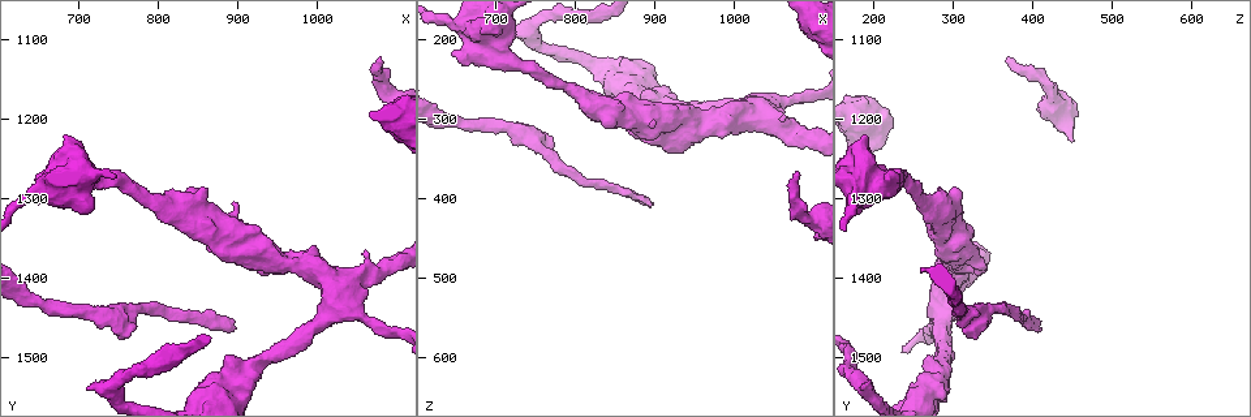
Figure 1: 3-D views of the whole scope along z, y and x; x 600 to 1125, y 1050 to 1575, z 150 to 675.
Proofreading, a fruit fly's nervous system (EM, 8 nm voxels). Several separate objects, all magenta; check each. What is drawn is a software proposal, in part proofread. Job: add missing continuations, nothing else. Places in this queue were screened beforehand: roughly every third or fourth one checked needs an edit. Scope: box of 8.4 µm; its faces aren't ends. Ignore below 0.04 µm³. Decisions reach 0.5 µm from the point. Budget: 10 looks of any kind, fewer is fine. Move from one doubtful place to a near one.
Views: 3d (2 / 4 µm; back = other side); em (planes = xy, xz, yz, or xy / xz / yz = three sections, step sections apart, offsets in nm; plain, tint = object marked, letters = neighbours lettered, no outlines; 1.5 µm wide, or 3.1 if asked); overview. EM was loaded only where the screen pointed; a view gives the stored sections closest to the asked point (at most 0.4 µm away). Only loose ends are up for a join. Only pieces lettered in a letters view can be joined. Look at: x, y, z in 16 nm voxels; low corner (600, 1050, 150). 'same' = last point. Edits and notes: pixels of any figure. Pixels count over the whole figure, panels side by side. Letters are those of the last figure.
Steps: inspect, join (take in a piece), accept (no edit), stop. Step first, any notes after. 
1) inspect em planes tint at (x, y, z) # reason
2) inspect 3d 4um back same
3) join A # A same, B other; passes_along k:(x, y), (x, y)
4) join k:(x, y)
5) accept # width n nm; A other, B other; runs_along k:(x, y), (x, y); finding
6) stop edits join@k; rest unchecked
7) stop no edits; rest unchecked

inspect 3d 2um at (1060, 1370, 300) # stops while still wide

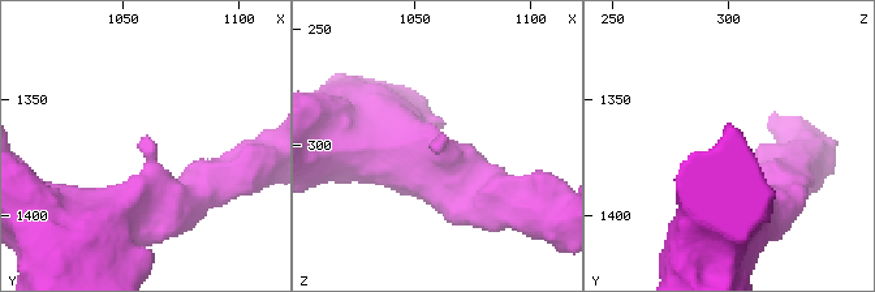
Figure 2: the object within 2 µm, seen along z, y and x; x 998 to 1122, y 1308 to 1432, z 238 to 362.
inspect em xy step 4 plain at (1060, 1368, 301) # shape alone is not enough

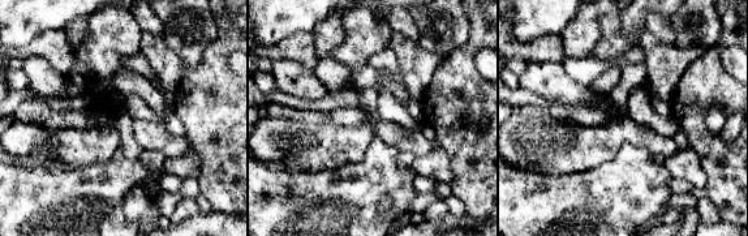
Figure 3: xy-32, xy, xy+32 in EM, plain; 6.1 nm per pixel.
inspect em xy step 4 letters same

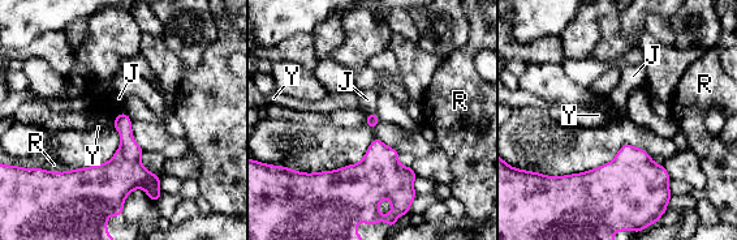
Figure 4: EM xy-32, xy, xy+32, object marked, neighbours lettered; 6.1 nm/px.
accept # J other, R other, Y other; border 4:(375, 111), (367, 115); no lettered piece goes on from it

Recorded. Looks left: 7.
inspect 3d 4um at (895, 1465, 405) # thin end

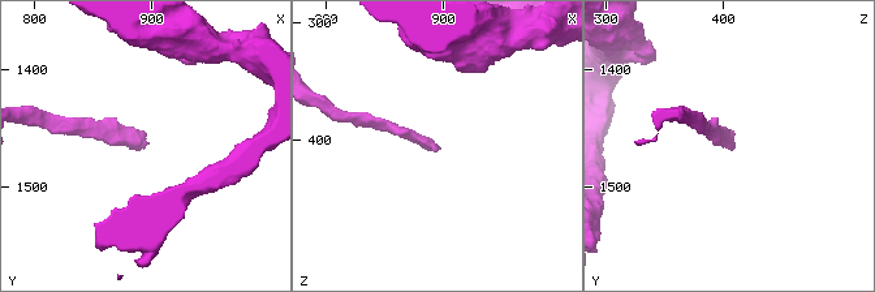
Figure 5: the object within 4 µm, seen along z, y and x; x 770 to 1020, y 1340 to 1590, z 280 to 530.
inspect em planes letters at (894, 1464, 410)

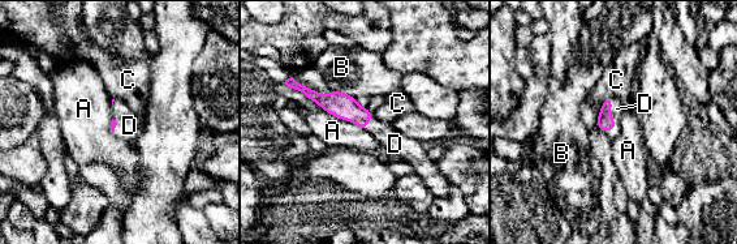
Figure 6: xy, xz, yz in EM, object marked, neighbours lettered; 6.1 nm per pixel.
join D # longest_contact A 300 nm; A other, B other, C other, D same; it goes on there

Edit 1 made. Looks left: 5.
inspect 3d 4um at (650, 1275, 220) # branch stops here

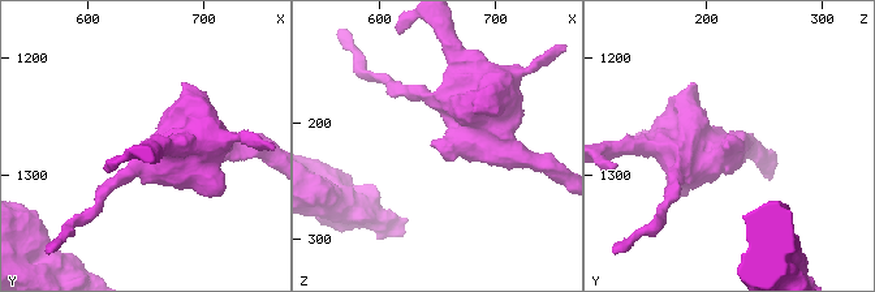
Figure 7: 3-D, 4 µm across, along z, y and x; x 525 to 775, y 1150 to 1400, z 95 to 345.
inspect em yz step 8 letters at (646, 1272, 220)

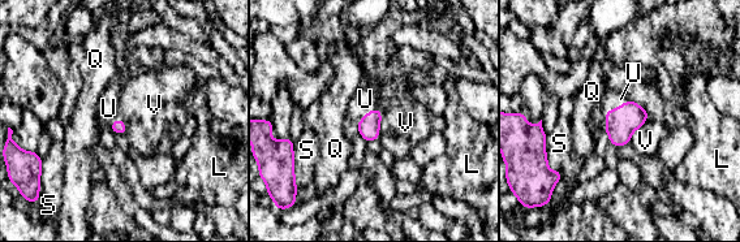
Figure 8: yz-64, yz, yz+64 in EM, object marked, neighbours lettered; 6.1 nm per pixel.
inspect em planes letters same # another direction

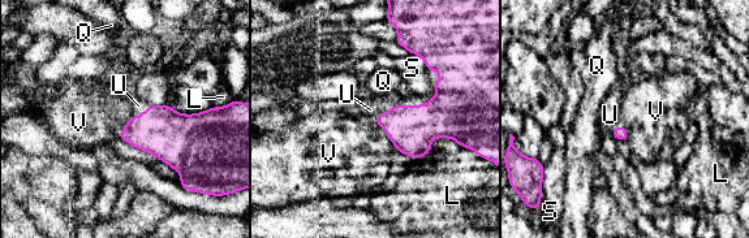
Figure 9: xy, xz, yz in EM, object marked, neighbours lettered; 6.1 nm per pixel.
join U # L other, Q other, S other, U same, V other; passes_along 9:(410, 128), (401, 105), (362, 107); it goes on there

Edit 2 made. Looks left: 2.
inspect overview # see it whole again

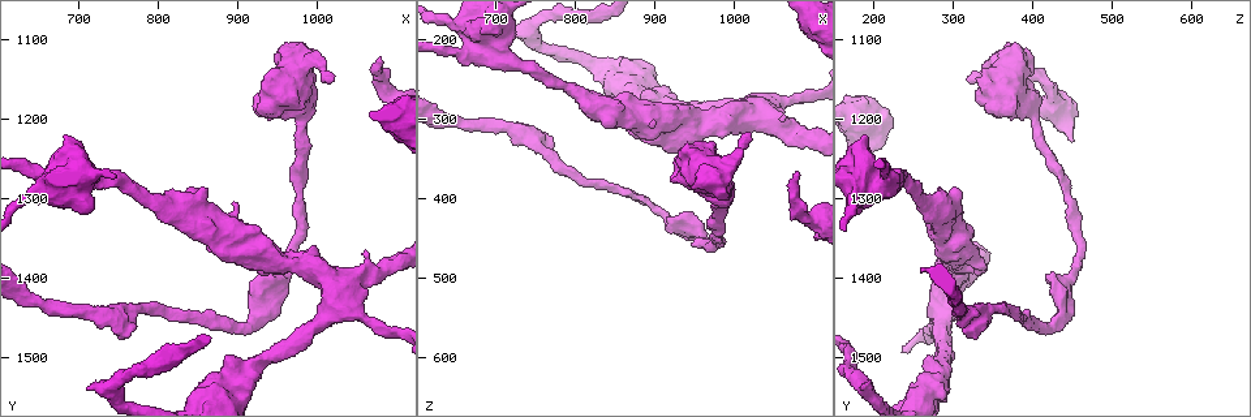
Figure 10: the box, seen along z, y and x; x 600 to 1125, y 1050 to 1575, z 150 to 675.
inspect em planes letters at (945, 1125, 390) # thick end

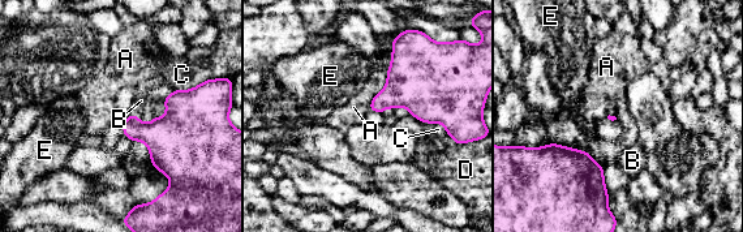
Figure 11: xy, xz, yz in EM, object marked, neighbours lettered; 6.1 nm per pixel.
accept # A other, B other, C other, D other, E other; border 11:(133, 112), (137, 116); no lettered piece goes on from it

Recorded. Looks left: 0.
stop edits join@6, join@9; rest unchecked

